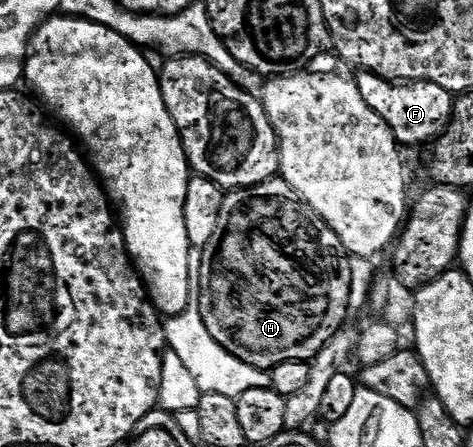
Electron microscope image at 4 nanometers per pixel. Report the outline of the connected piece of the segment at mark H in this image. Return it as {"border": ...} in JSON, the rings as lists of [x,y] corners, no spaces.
{"border":[[[274,177],[254,187],[239,187],[226,194],[223,201],[223,213],[219,213],[219,225],[211,236],[211,241],[203,249],[203,281],[195,285],[195,306],[203,313],[203,325],[207,325],[211,337],[215,337],[215,341],[219,341],[219,345],[223,345],[227,353],[239,357],[239,361],[247,365],[255,365],[255,369],[272,373],[284,362],[312,361],[320,350],[339,333],[341,328],[346,326],[350,318],[350,258],[349,252],[345,250],[337,234],[327,225],[327,221],[323,221],[323,217],[319,217],[315,209],[305,204],[299,197],[299,193],[295,193],[295,189],[291,189],[291,185],[287,185],[285,179]]]}

